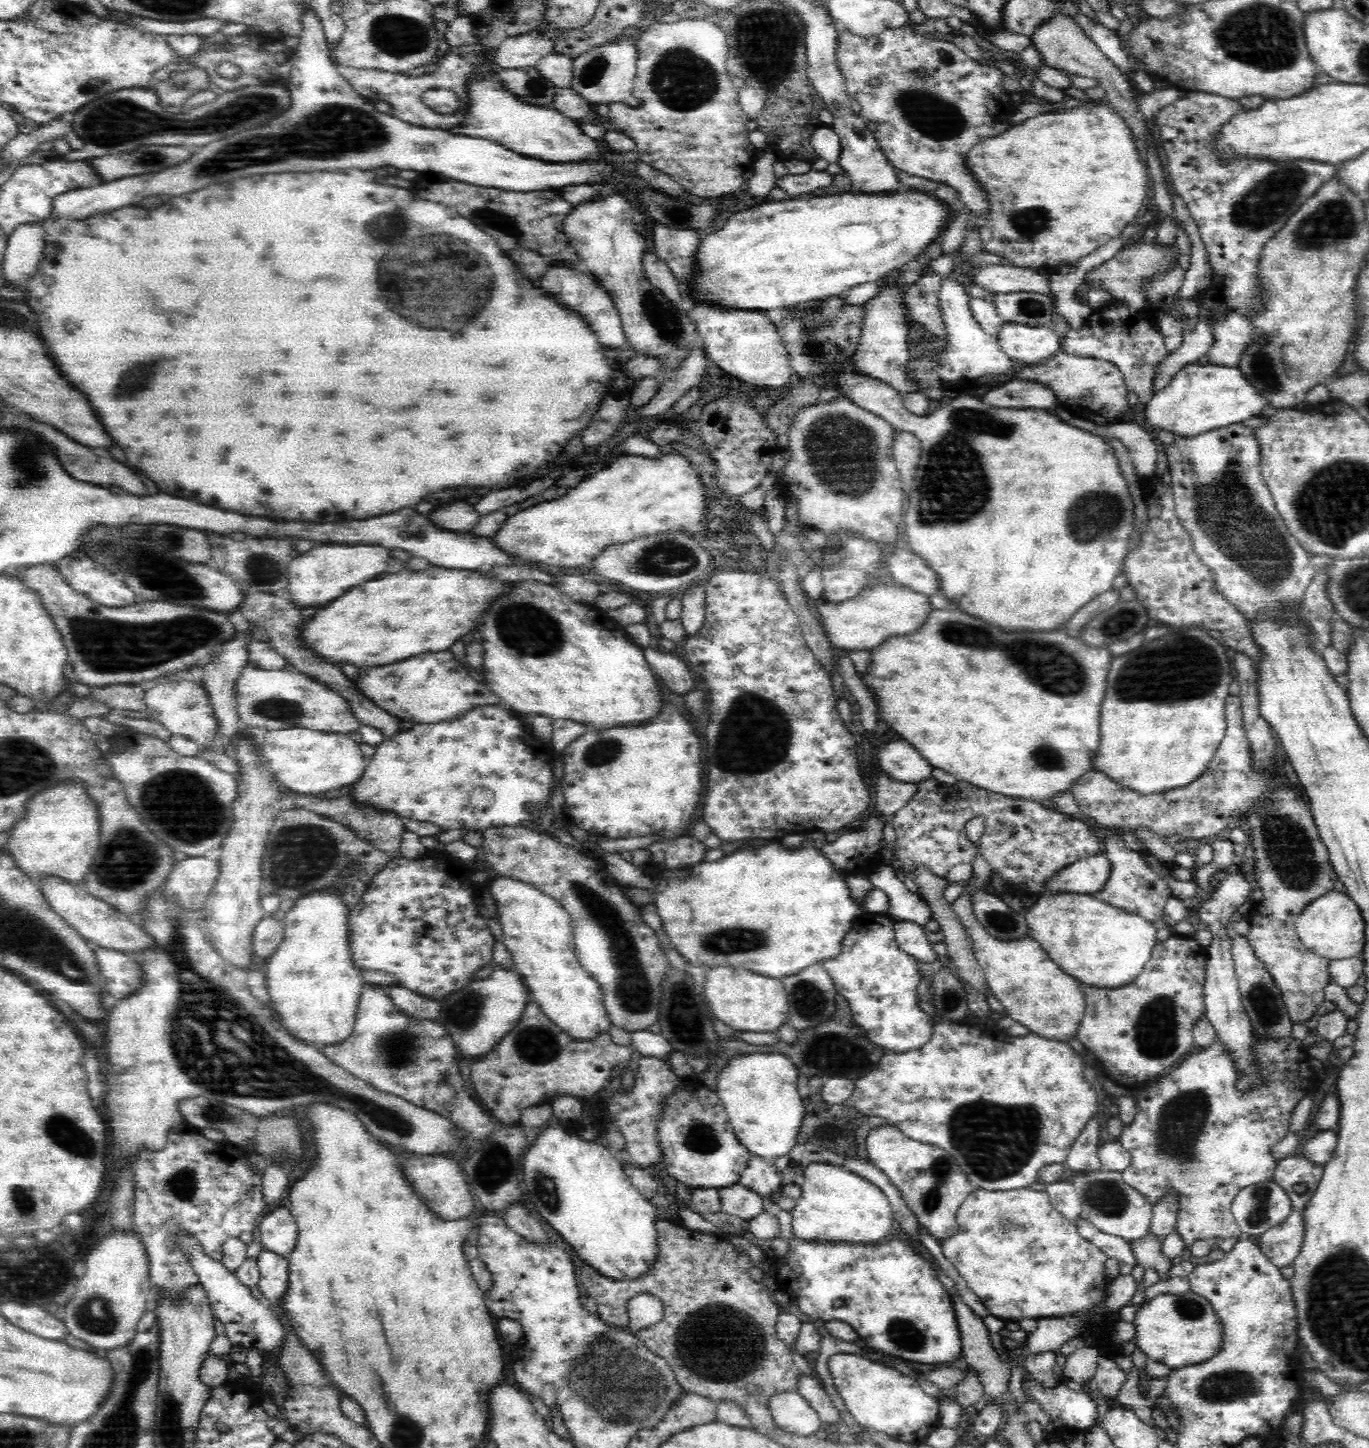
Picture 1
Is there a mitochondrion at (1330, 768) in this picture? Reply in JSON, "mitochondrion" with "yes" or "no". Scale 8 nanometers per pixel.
{"mitochondrion":"no"}

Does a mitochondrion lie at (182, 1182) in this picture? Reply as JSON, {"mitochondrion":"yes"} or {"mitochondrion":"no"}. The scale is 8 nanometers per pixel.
{"mitochondrion":"yes"}

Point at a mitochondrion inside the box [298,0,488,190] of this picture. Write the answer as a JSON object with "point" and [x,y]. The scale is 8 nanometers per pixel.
{"point":[395,35]}

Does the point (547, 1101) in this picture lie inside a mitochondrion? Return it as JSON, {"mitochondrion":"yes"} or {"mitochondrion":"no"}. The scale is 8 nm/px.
{"mitochondrion":"no"}

